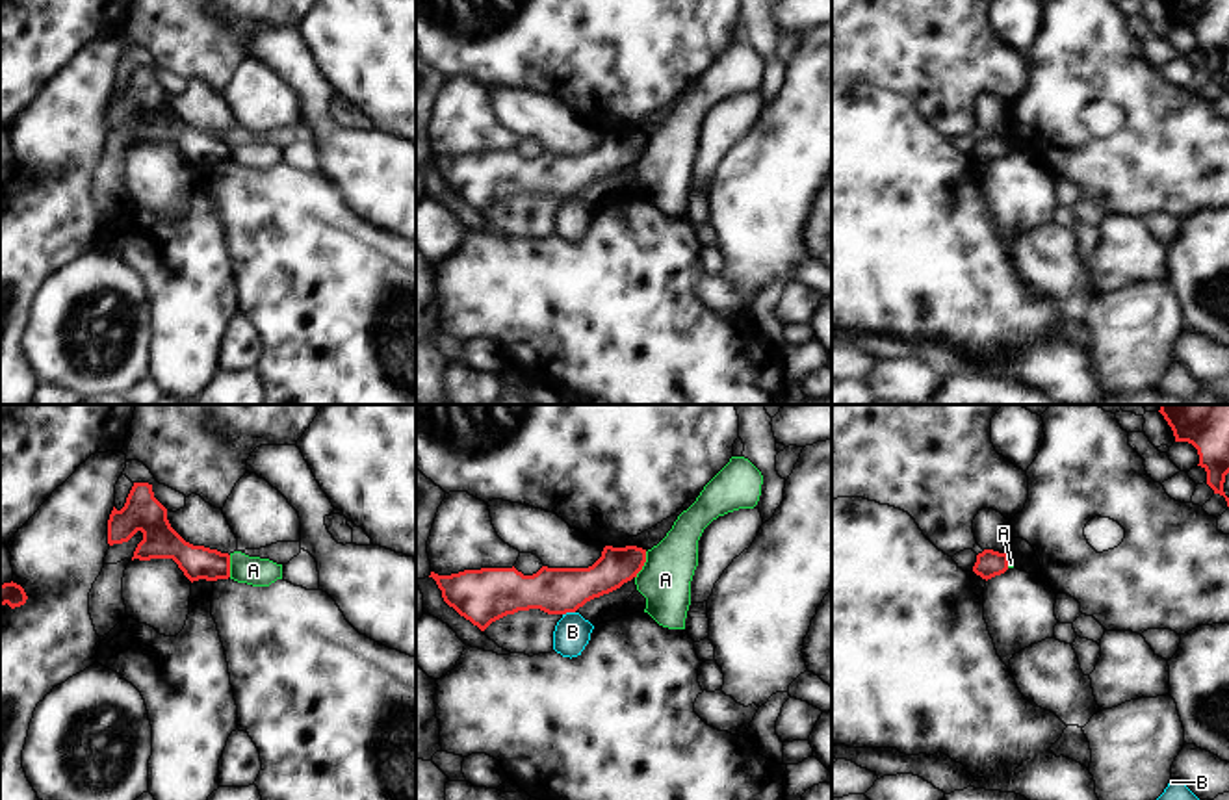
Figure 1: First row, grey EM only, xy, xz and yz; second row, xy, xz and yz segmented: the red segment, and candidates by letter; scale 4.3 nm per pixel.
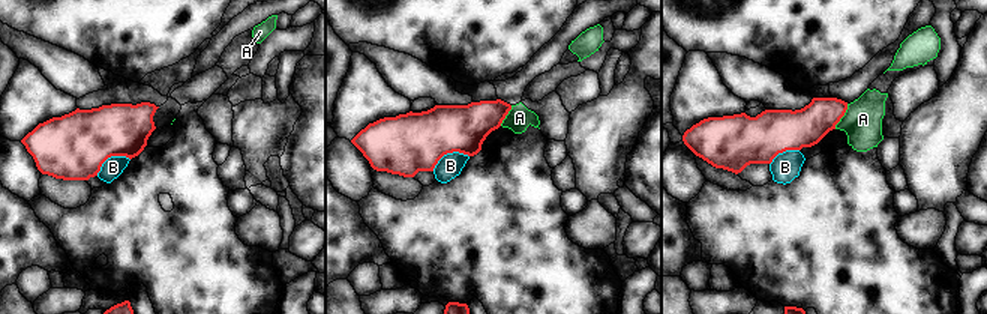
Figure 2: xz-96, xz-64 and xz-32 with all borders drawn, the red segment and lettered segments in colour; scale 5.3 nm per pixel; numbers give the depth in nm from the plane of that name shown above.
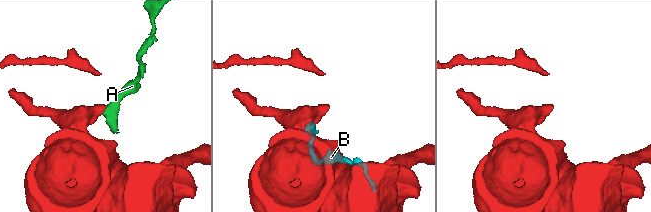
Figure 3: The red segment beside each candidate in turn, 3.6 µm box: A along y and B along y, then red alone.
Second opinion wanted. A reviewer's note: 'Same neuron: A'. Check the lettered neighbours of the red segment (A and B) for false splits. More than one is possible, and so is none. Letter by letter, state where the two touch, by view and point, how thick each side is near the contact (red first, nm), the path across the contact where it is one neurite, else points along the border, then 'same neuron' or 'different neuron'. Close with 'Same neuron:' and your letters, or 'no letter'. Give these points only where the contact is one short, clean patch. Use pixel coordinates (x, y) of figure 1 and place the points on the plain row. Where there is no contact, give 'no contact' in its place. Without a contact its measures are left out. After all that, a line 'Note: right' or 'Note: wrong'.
A: xz (643, 149) | 160/220 nm | along xz (646, 136), (646, 145), (635, 162) | different neuron
B: xz (569, 195) | 200/160 nm | along xz (574, 195), (563, 199) | different neuron
Same neuron: no letter
Note: wrong

